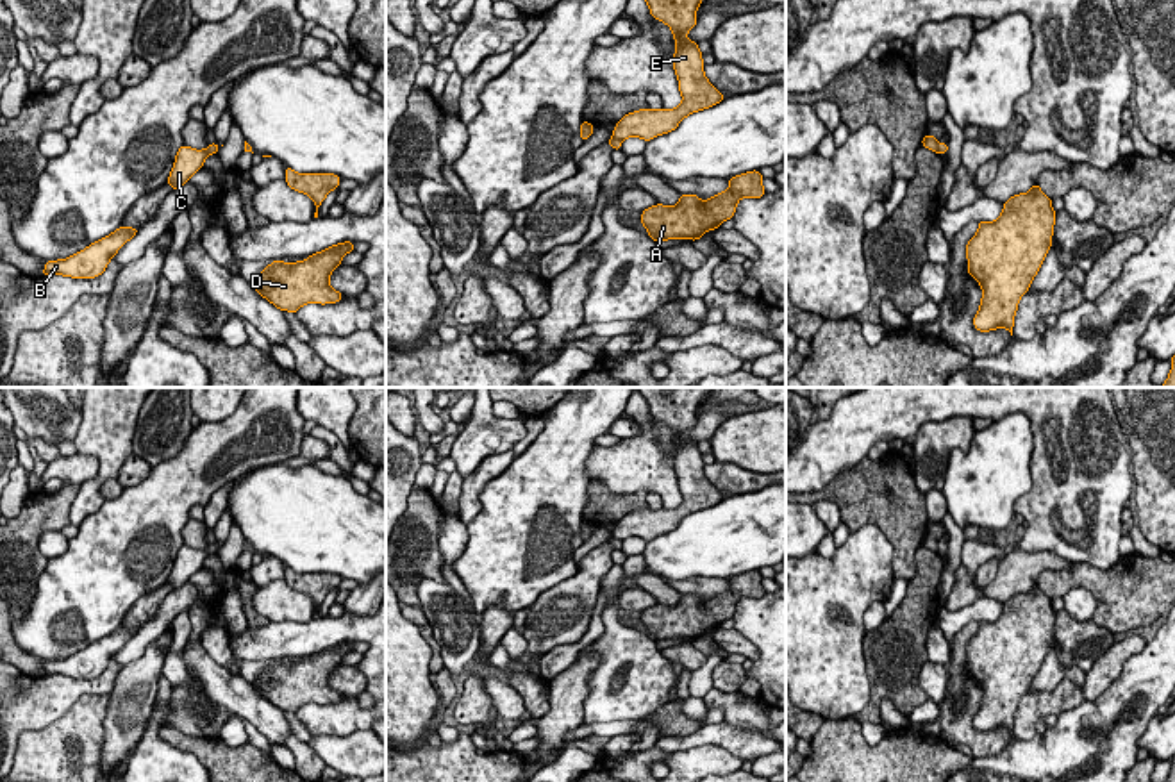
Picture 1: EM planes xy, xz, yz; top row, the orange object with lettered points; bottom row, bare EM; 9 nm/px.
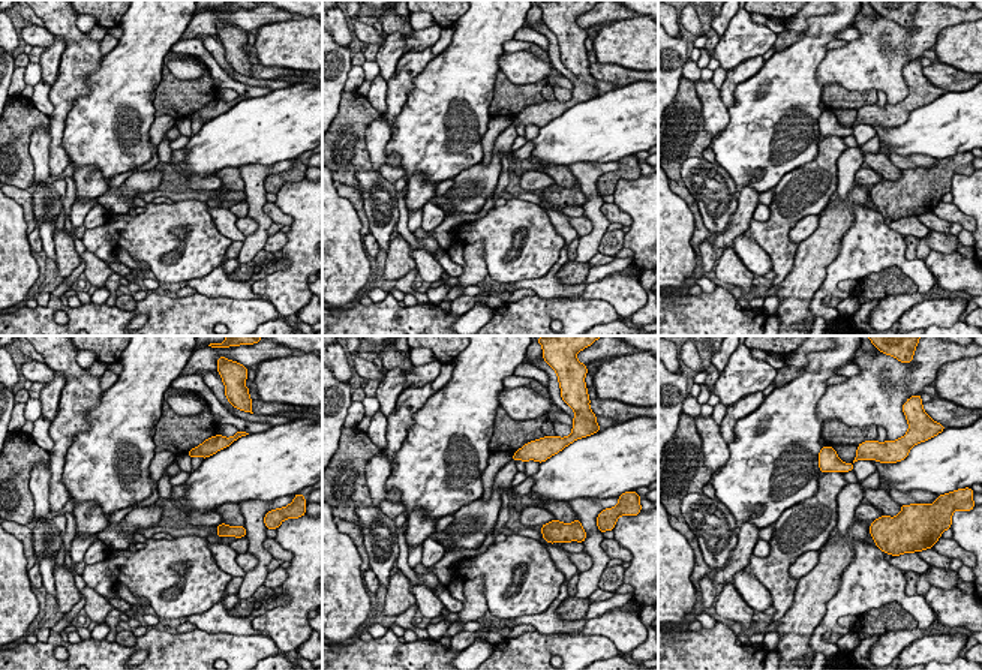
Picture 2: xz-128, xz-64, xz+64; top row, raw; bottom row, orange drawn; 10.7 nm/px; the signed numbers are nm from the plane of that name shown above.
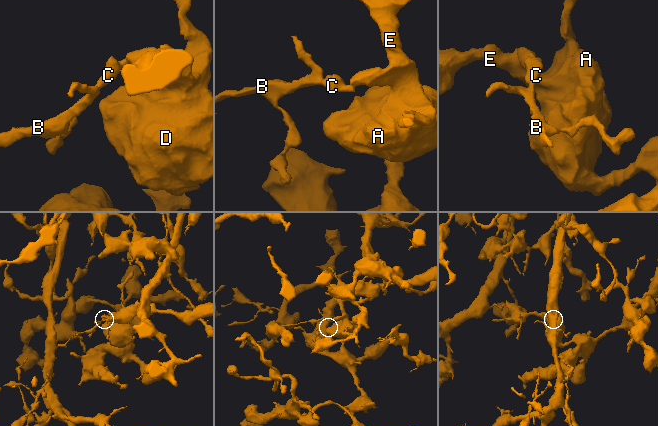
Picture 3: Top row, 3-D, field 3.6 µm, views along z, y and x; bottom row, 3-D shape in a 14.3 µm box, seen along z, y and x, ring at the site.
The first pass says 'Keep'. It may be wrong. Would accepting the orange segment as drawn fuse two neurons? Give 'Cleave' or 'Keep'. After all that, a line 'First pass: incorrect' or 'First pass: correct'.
Cleave
First pass: incorrect

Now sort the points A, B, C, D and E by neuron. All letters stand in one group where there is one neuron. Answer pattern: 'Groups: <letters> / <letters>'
Groups: A D E / B C

